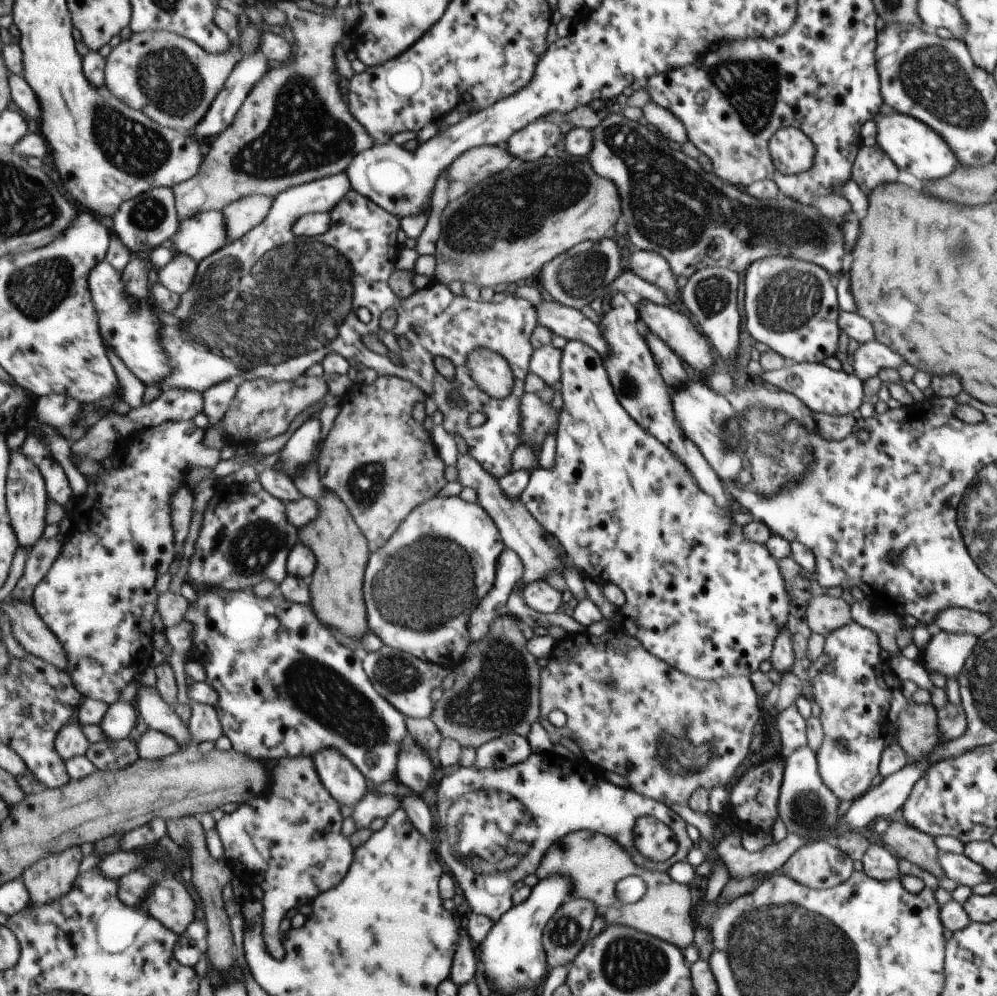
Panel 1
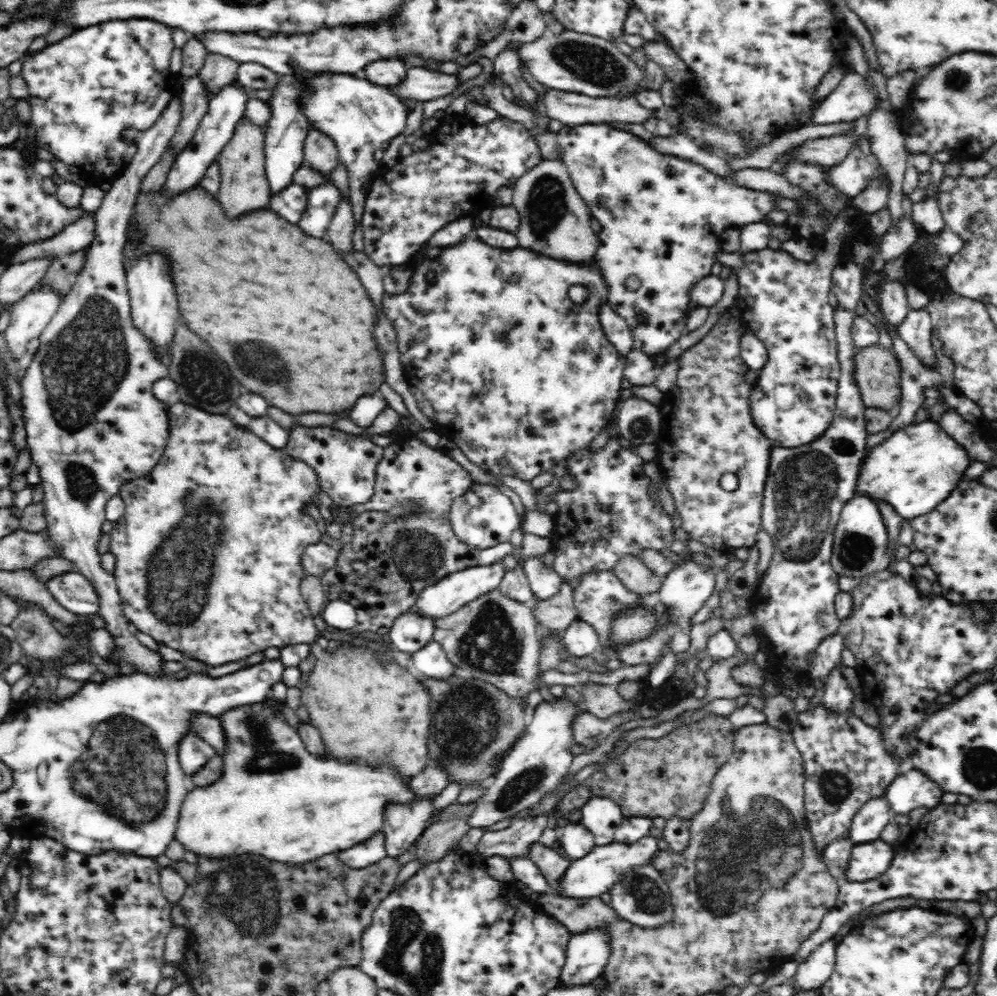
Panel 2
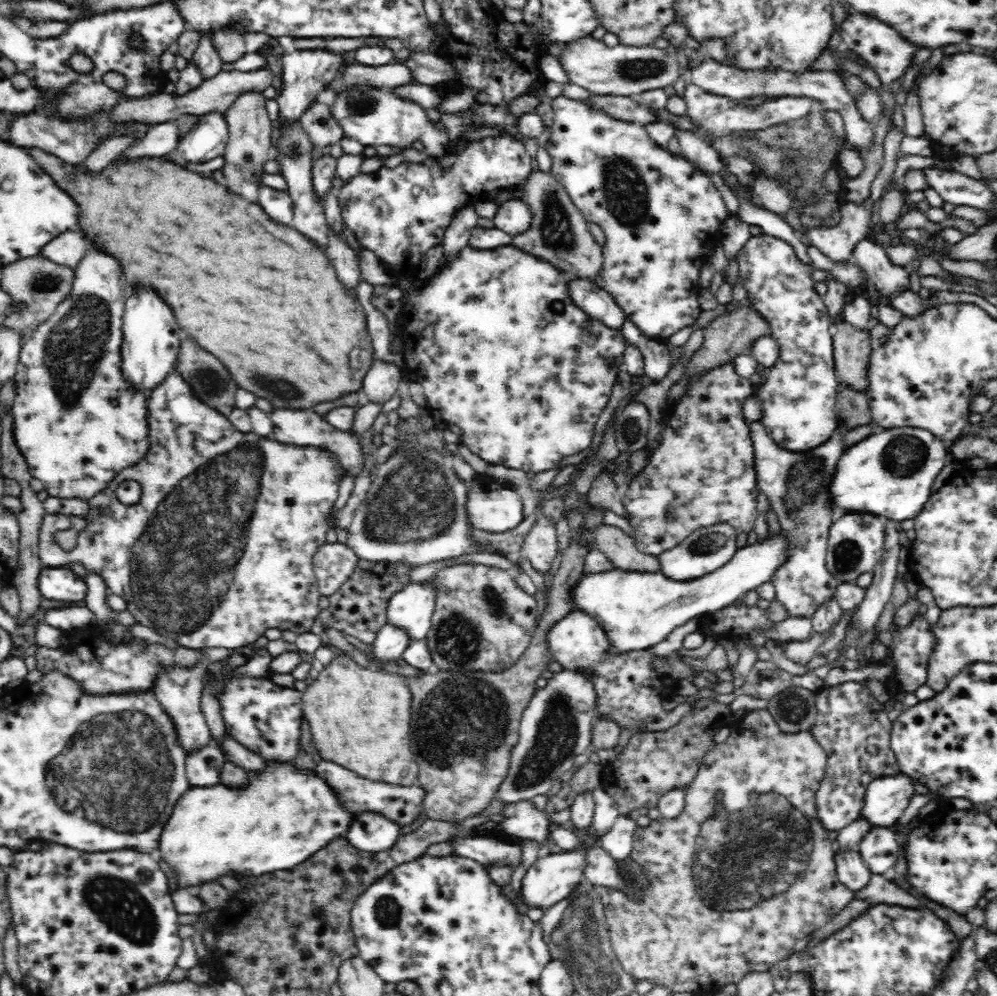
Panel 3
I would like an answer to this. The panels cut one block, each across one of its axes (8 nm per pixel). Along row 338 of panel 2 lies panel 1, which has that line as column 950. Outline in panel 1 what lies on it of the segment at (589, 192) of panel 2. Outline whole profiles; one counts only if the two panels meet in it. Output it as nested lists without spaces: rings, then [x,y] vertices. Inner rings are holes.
[[[932,630],[929,643],[918,659],[928,674],[937,672],[946,680],[956,679],[975,642],[977,637],[971,634]]]

